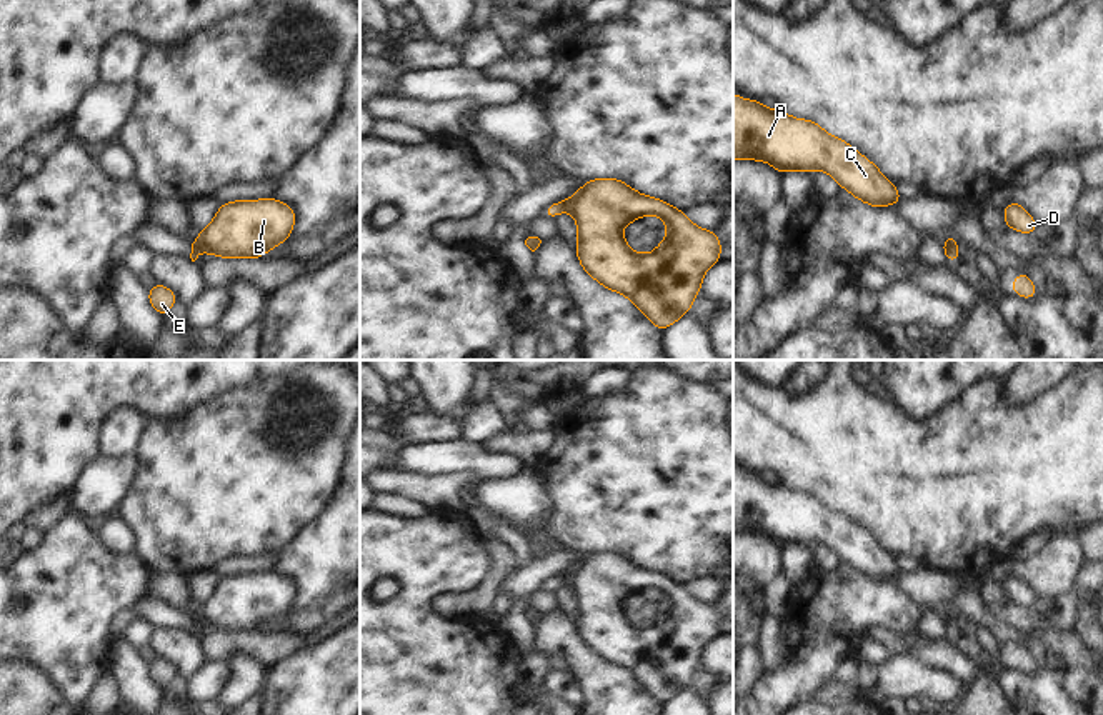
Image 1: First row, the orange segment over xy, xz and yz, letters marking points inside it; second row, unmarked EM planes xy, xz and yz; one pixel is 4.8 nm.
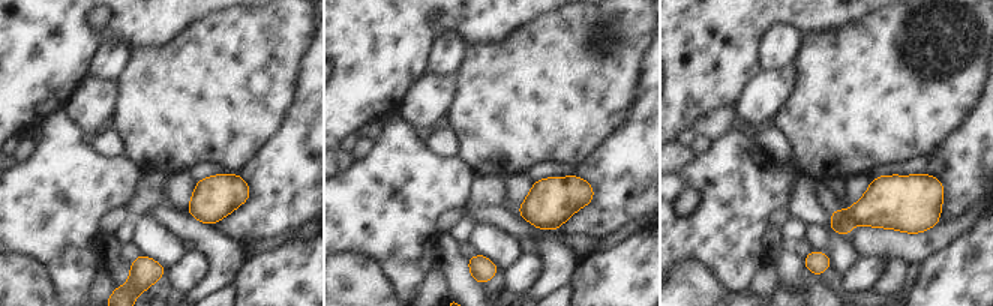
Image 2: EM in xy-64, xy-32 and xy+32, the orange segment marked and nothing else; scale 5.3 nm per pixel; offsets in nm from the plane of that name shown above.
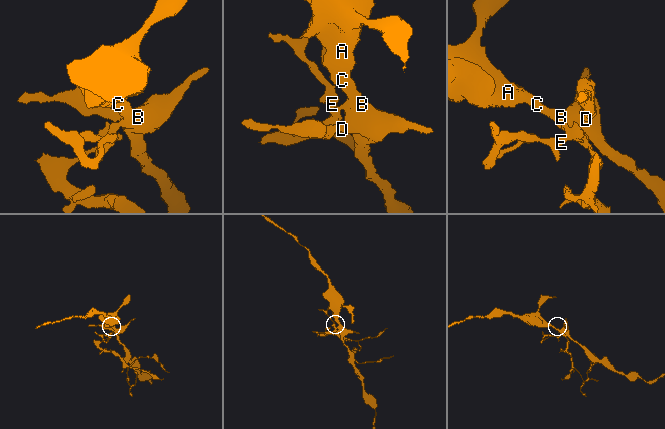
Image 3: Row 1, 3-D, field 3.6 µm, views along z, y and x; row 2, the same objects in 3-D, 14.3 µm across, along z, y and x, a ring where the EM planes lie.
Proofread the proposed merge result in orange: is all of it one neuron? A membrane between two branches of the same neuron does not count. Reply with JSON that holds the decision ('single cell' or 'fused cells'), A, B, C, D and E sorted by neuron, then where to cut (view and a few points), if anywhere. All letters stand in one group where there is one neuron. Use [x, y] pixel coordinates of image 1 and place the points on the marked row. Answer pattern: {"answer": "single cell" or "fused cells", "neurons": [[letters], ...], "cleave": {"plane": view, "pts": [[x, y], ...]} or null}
{"answer": "fused cells", "neurons": [["A", "B", "C", "D"], ["E"]], "cleave": {"plane": "xz", "pts": [[568, 199], [570, 210]]}}

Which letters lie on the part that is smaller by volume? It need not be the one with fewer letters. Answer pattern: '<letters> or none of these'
E.

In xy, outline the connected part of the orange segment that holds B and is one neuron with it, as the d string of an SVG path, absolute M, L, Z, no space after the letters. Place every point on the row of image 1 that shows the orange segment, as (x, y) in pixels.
M280 200L222 203L212 223L195 240L223 258L260 258L283 243L295 225L295 210Z

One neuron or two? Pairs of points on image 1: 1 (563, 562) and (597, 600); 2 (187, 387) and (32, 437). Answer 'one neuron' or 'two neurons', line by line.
1: two neurons
2: one neuron

